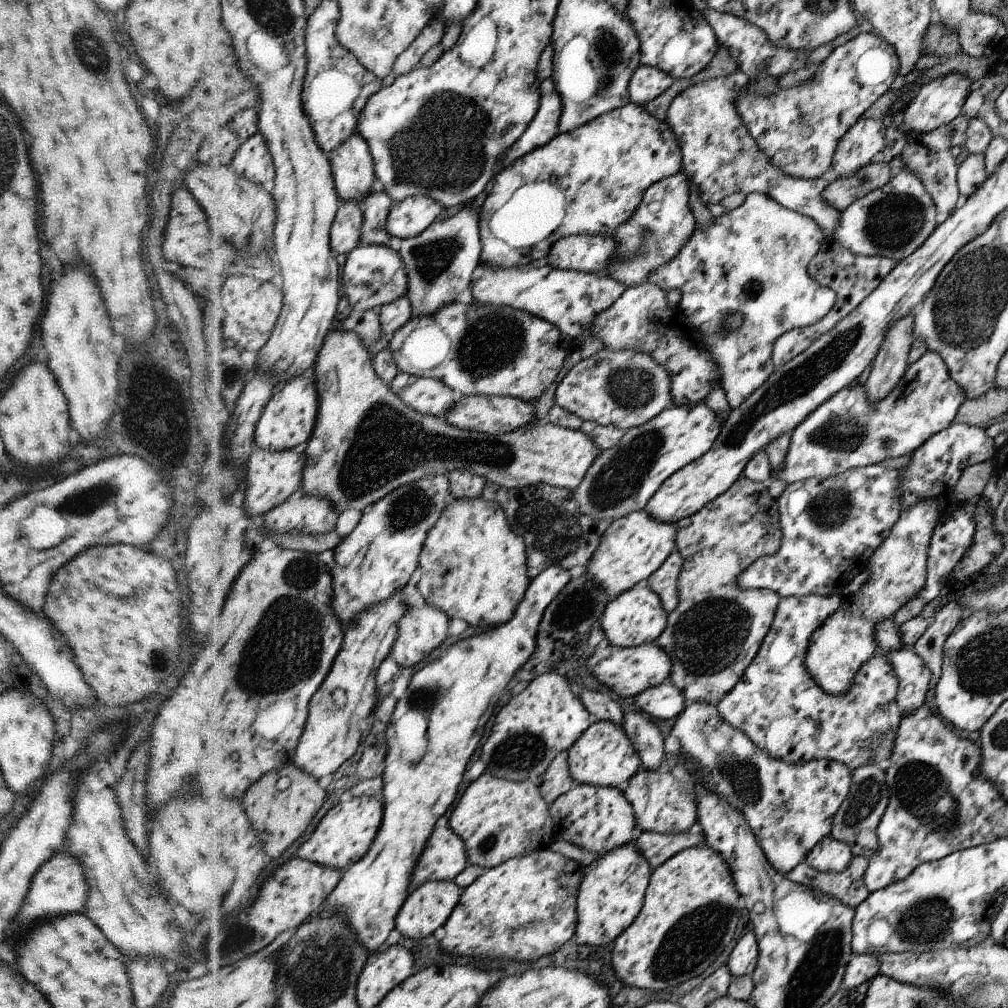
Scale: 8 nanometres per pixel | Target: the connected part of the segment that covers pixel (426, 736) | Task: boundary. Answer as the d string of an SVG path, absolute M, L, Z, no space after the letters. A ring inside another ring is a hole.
M550 565L534 578L512 622L486 634L462 639L442 658L431 660L411 680L387 734L390 750L384 776L385 824L370 852L348 869L338 890L323 906L326 914L350 914L348 922L361 936L359 946L368 944L370 950L378 950L388 942L390 932L396 930L398 915L413 892L411 882L417 862L440 818L458 800L468 760L480 746L496 700L514 672L534 652L536 630L546 608L570 581L568 569Z

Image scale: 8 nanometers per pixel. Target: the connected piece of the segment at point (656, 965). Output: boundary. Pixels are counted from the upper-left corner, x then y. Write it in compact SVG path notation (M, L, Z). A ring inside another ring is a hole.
M708 846L702 848L690 847L670 857L664 865L660 865L650 877L650 894L645 894L646 910L641 910L635 918L634 926L626 929L626 934L614 941L612 948L612 964L616 976L624 980L624 984L644 990L666 990L668 986L678 984L700 976L718 956L726 950L726 946L734 938L734 930L738 928L738 891L736 883L732 882L732 871L728 863L717 851Z

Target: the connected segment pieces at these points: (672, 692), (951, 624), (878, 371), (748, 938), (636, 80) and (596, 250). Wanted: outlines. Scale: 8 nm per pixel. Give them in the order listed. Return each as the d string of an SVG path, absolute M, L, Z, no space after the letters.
M670 678L638 693L634 697L634 702L640 711L658 721L676 718L686 706L685 695L671 683Z
M956 599L948 601L945 607L933 615L930 626L912 646L914 652L922 657L933 674L931 687L939 681L942 672L944 643L964 615L963 606Z
M912 312L897 320L872 361L872 370L865 384L872 402L882 400L902 378L908 366L908 352L915 340L914 317L915 312Z
M748 932L740 940L729 954L727 969L732 978L750 976L757 968L757 960L760 956L760 943L754 932Z
M640 64L629 82L629 99L632 103L644 105L665 93L674 81L673 75L658 67Z
M570 235L552 246L543 263L562 270L601 273L614 255L618 255L617 242L610 235Z

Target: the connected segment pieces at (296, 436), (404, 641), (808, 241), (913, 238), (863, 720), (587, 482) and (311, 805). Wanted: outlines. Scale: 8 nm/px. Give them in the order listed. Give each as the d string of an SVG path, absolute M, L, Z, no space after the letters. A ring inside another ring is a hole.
M303 374L301 377L291 379L279 393L275 393L257 426L255 434L257 449L287 451L310 442L316 430L321 409L316 376L314 378L310 380L306 374Z
M426 602L423 608L411 606L401 622L401 637L391 658L400 668L414 668L432 656L450 636L451 616Z
M759 192L750 193L734 210L714 218L709 228L697 228L690 242L668 265L659 267L649 278L665 291L682 291L679 308L689 314L690 320L703 330L715 363L721 370L721 387L732 409L738 409L757 392L776 367L773 365L772 345L785 332L817 323L830 312L837 302L837 293L810 278L808 266L825 236L814 219L783 207L776 199ZM732 313L743 314L743 326L728 333L723 326L725 318Z
M897 163L894 178L888 185L869 192L841 212L838 228L830 237L854 254L888 257L900 262L932 236L939 222L937 206L924 183Z
M844 594L832 596L806 595L804 597L781 597L780 604L777 606L776 616L773 620L774 630L769 630L770 634L766 634L765 636L766 642L762 641L761 644L762 654L758 654L758 658L753 658L754 666L750 666L750 670L745 670L744 674L741 676L741 680L733 686L733 689L728 694L725 694L725 697L721 698L721 701L716 706L717 711L721 714L723 719L726 719L734 728L745 732L748 735L748 738L750 738L757 747L764 749L770 756L774 756L774 758L784 759L789 763L794 764L799 763L800 761L820 759L840 761L846 763L846 766L849 766L854 770L870 761L877 765L885 764L893 754L893 746L896 744L897 728L903 717L897 703L897 692L900 685L900 679L895 673L894 666L891 665L890 658L888 658L884 652L878 653L874 658L861 666L861 670L855 678L853 688L843 695L831 695L826 693L808 674L805 667L804 660L806 654L808 654L809 642L812 640L814 630L816 630L822 622L828 620L833 612L836 612L836 609L840 609L844 597L846 597Z
M705 403L672 405L646 425L628 429L620 442L601 451L578 488L573 490L582 514L608 523L645 508L677 470L697 461L716 444L724 421Z
M291 761L280 770L266 774L264 780L258 780L258 784L251 786L250 792L242 798L245 809L249 812L255 829L265 843L266 850L270 850L272 858L280 858L284 852L288 852L308 832L314 816L322 810L328 792L320 786L318 779L300 768L296 762ZM284 776L288 776L292 782L287 789L280 790L275 784L278 784L278 779Z

